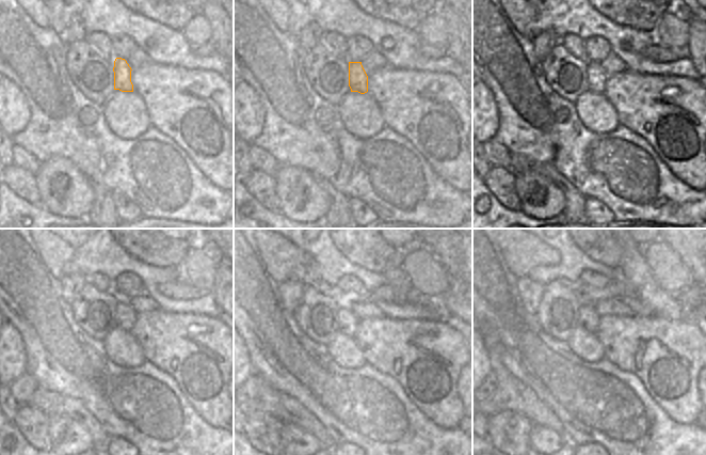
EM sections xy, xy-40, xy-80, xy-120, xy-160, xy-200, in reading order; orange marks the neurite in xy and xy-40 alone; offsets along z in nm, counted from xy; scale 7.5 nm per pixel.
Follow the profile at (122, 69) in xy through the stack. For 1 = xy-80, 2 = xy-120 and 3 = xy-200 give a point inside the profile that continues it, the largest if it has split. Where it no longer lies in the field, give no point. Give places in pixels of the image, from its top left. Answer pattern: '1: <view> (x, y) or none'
1: xy-80 (596, 78)
2: xy-120 (124, 317)
3: xy-200 (589, 319)

